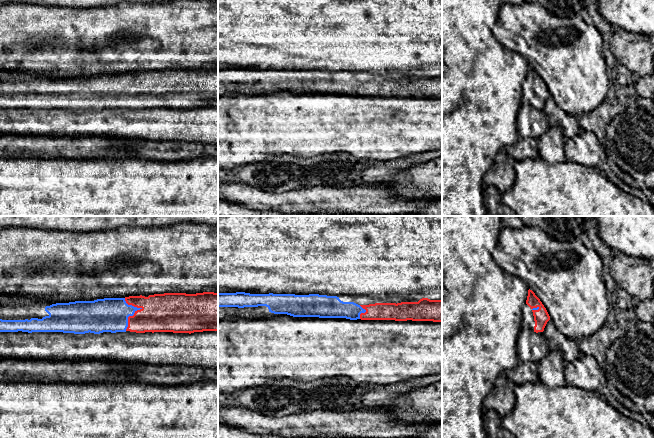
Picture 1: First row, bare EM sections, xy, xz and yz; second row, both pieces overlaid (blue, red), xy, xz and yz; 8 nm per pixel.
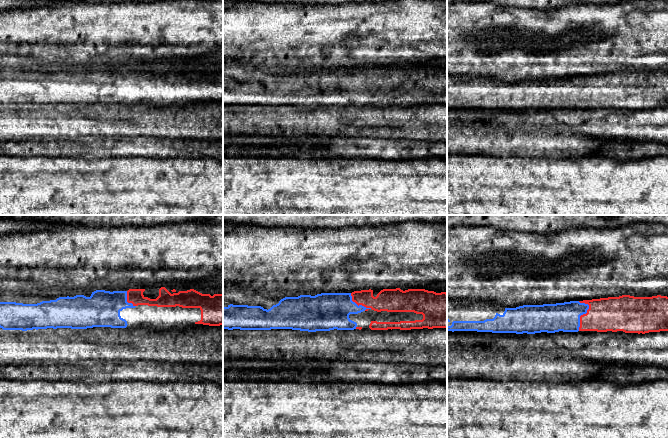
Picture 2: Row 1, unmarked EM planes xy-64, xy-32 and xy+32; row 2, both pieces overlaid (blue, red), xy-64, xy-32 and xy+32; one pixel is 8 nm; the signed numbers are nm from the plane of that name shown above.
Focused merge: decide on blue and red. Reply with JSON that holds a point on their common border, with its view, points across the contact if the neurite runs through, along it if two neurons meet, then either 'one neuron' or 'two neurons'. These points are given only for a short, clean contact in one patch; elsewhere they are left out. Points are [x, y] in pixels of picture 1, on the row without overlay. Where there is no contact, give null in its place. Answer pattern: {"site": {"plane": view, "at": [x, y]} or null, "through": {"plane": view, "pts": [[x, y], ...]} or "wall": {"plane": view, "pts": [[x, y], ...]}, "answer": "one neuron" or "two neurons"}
{"site": {"plane": "xy", "at": [134, 88]}, "through": {"plane": "xy", "pts": [[111, 91], [134, 88], [165, 88]]}, "answer": "one neuron"}

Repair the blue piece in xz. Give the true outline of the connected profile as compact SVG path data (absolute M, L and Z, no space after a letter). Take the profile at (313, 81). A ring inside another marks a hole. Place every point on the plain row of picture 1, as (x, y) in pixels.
M218 69L218 97L234 96L236 94L269 94L274 93L276 90L287 90L293 93L346 94L350 96L412 96L442 98L442 76L422 74L418 78L358 81L354 78L343 78L337 72L319 70Z

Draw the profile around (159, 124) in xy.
M218 107L194 109L103 108L100 110L63 108L0 108L0 135L51 135L80 137L84 135L106 136L115 143L126 141L189 141L218 145Z

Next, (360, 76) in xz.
M345 72L345 78L354 78L358 81L369 81L375 79L401 79L401 78L418 78L420 74L415 75L403 75L399 73L394 74L384 74L384 75L376 75L366 72Z

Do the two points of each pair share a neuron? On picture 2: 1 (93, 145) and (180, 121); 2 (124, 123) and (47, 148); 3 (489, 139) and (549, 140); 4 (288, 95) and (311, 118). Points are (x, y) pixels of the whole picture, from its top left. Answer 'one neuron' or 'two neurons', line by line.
1: two neurons
2: two neurons
3: one neuron
4: two neurons

